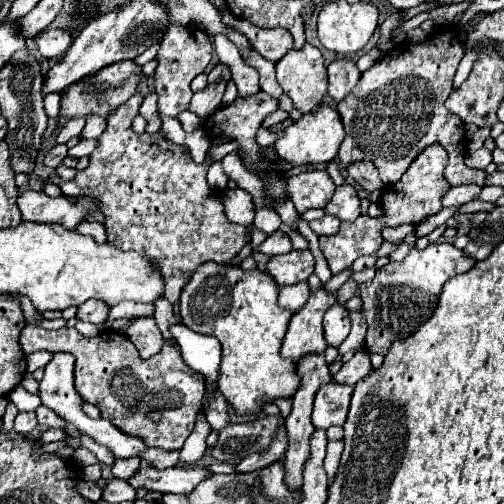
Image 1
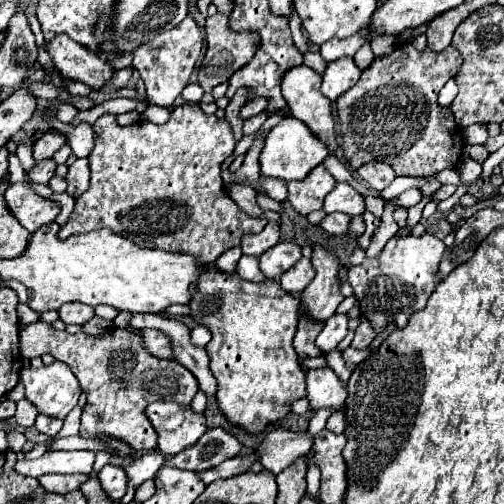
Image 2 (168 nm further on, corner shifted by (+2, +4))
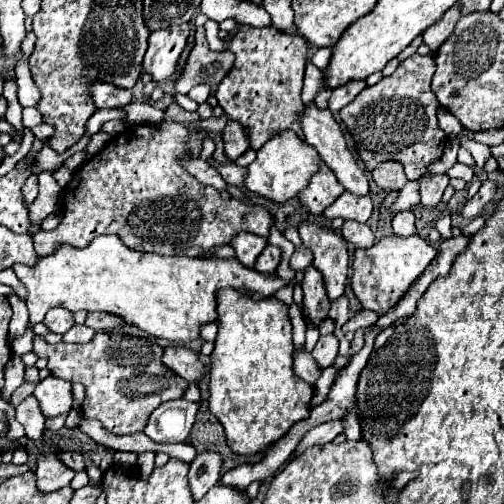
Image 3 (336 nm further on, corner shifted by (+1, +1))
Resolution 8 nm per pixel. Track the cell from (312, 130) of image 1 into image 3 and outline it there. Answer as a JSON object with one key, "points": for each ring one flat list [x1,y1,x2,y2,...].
{"points":[[290,129,280,131,278,135,270,137,268,143,264,143,258,149,258,157,254,163,248,165,248,177,246,177,246,189,262,195,270,201,284,203,292,199,296,193,300,193,312,179,312,175,320,169,322,157,314,147,306,145,298,135,294,135]]}

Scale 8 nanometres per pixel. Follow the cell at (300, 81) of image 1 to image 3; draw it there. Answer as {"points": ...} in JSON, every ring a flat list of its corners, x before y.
{"points":[[310,103,310,105,306,105,298,113,298,121,300,121,302,131,304,131,304,141,308,145,312,145,316,151,320,151,320,157,334,171,334,175,344,185,344,189,350,191,350,193,354,193,354,195,358,195,358,197,368,195,368,179,366,179,366,173,356,165,352,153,348,151,346,141,344,141,344,135,342,135,342,129,336,123,336,119,332,117,332,111,328,107,326,109,320,109,316,103]]}

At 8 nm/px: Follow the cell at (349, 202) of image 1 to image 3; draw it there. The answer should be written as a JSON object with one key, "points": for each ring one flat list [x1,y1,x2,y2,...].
{"points":[[344,191,330,207,324,209,326,219,342,217,342,219,354,219,358,223,366,223,372,213,372,201,370,197,356,197,350,191]]}

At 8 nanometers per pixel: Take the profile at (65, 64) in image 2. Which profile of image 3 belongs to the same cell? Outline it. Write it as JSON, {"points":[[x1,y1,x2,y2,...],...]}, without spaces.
{"points":[[94,79,88,83,88,91,92,95,92,101,98,109,118,109,126,103,132,101,132,91,128,89,122,89,122,87,116,87,112,83,106,83,106,81,100,81,100,79]]}

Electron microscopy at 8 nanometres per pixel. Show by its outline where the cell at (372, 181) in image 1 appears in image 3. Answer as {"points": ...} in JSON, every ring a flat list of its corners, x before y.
{"points":[[386,161,386,163,378,165,372,171,372,179,384,191,398,191,408,183,408,179,406,179,406,175,402,171,402,165,394,163,394,161]]}

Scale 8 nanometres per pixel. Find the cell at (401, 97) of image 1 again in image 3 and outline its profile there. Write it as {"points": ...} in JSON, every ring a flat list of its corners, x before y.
{"points":[[414,53,398,65,390,77,382,77,376,85,366,87,358,99,342,107,340,117,346,123,354,147,368,171,384,161,398,161,410,181,416,181,424,171,442,157,448,137,438,125,438,99,432,93,432,77,436,71,434,55]]}

